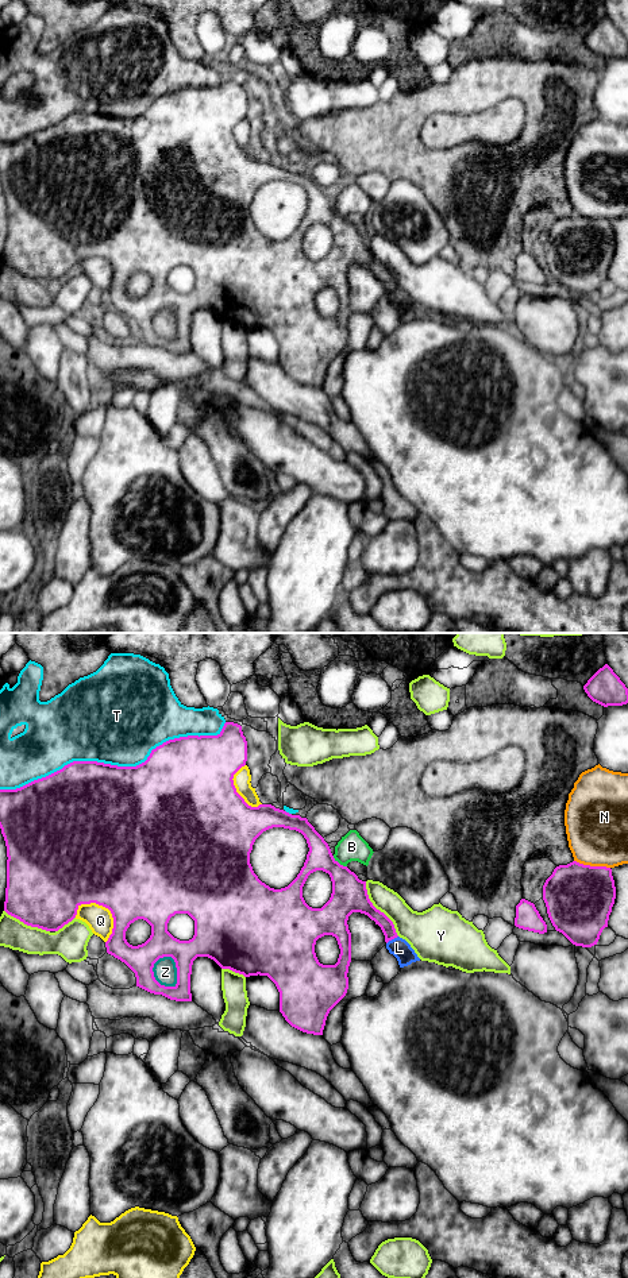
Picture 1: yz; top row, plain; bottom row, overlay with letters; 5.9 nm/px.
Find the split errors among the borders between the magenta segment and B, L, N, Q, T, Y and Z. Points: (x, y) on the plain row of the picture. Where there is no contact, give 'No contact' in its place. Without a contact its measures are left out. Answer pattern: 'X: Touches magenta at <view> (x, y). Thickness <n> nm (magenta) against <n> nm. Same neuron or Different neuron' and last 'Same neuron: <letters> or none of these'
B: Touches magenta at yz (338, 215). Thickness 220 nm (magenta) against 160 nm. Different neuron
L: Touches magenta at yz (392, 290). Thickness 90 nm (magenta) against 110 nm. Different neuron
N: Touches magenta at yz (592, 219). Thickness 400 nm (magenta) against 360 nm. Different neuron
Q: Touches magenta at yz (110, 262). Thickness 500 nm (magenta) against 150 nm. Different neuron
T: Touches magenta at yz (115, 118). Thickness 500 nm (magenta) against 500 nm. Different neuron
Y: Touches magenta at yz (378, 262). Thickness 220 nm (magenta) against 190 nm. Different neuron
Z: Touches magenta at yz (176, 319). Thickness 190 nm (magenta) against 140 nm. Different neuron
Same neuron: none of these

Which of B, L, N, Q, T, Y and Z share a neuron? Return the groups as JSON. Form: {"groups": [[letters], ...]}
{"groups": [["B"], ["L", "T", "Z"], ["N"], ["Q"], ["Y"]]}

